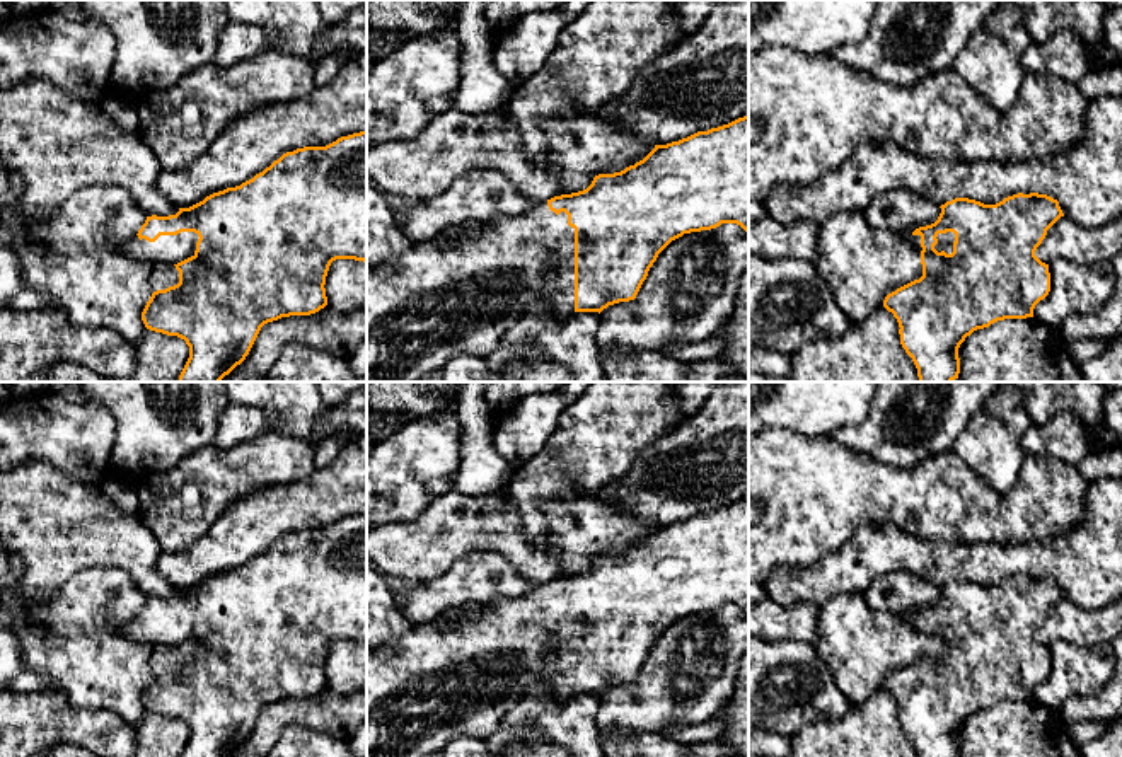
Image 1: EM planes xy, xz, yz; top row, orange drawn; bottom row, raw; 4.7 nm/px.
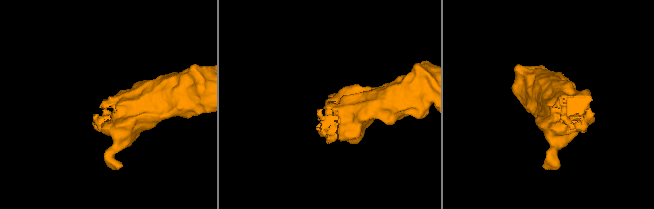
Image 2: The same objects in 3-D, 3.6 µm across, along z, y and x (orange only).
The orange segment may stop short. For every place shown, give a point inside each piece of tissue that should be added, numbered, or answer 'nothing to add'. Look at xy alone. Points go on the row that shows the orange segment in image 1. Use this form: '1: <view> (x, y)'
1: xy (169, 249)

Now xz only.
1: xz (433, 302)

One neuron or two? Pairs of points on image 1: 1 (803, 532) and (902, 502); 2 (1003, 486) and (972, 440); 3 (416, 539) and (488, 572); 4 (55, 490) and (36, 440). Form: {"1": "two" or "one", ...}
{"1": "one", "2": "one", "3": "two", "4": "two"}

